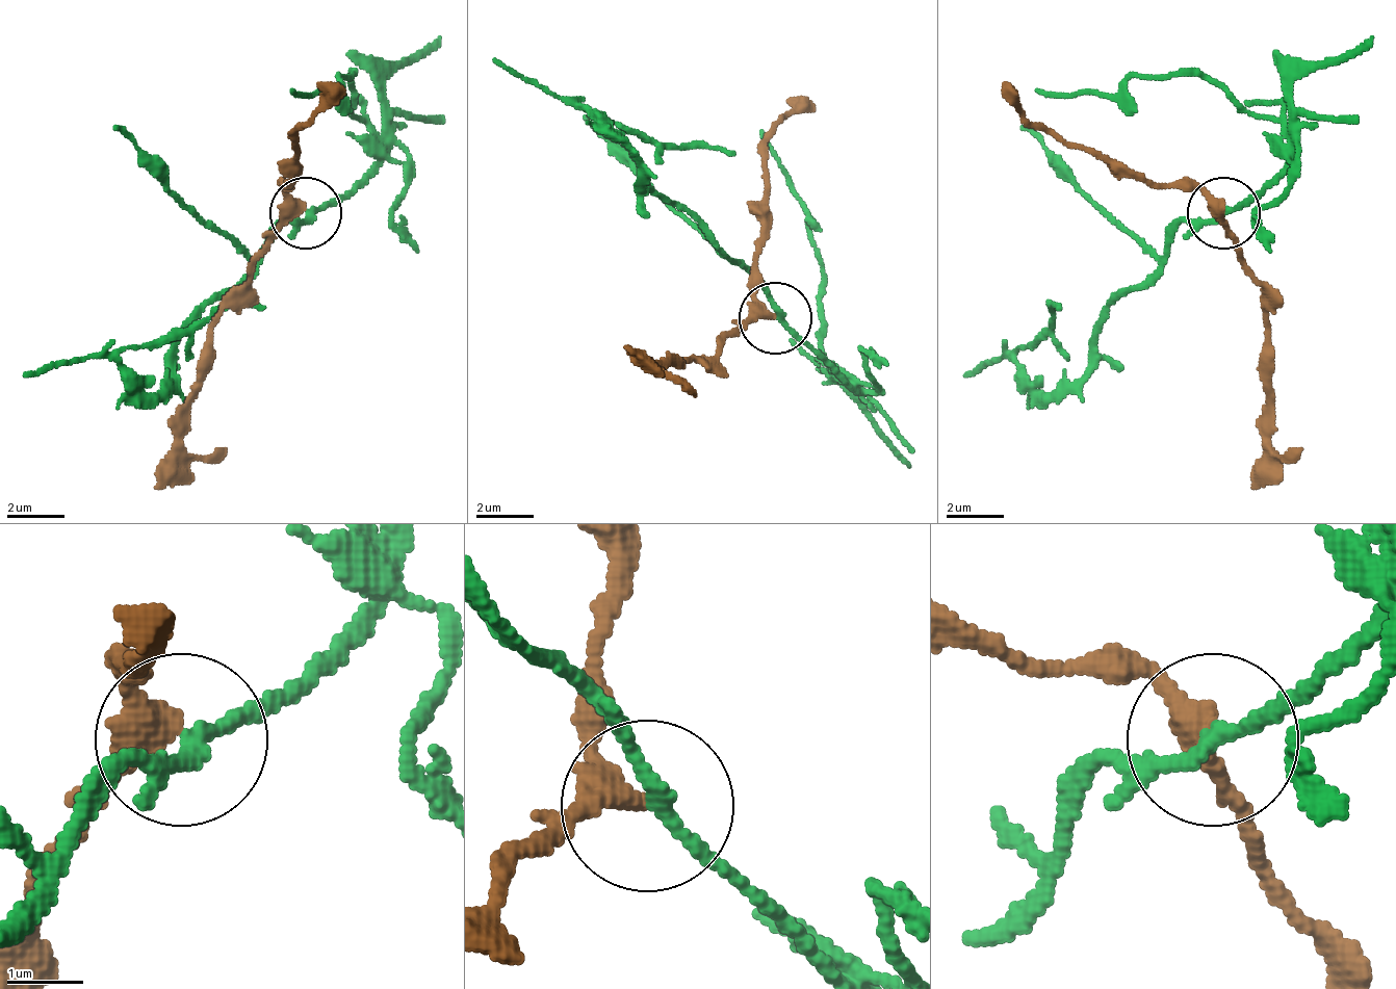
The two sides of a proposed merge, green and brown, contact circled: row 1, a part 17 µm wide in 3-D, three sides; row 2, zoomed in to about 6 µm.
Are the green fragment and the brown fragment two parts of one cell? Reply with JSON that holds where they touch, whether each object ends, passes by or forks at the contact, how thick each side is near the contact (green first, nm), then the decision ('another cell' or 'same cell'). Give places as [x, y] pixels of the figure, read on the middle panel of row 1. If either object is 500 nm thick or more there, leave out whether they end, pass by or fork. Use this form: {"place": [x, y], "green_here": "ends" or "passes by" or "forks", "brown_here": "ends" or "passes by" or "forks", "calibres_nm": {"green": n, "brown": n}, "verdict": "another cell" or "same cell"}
{"place": [775, 317], "green_here": "passes by", "brown_here": "passes by", "calibres_nm": {"green": 190, "brown": 320}, "verdict": "another cell"}

